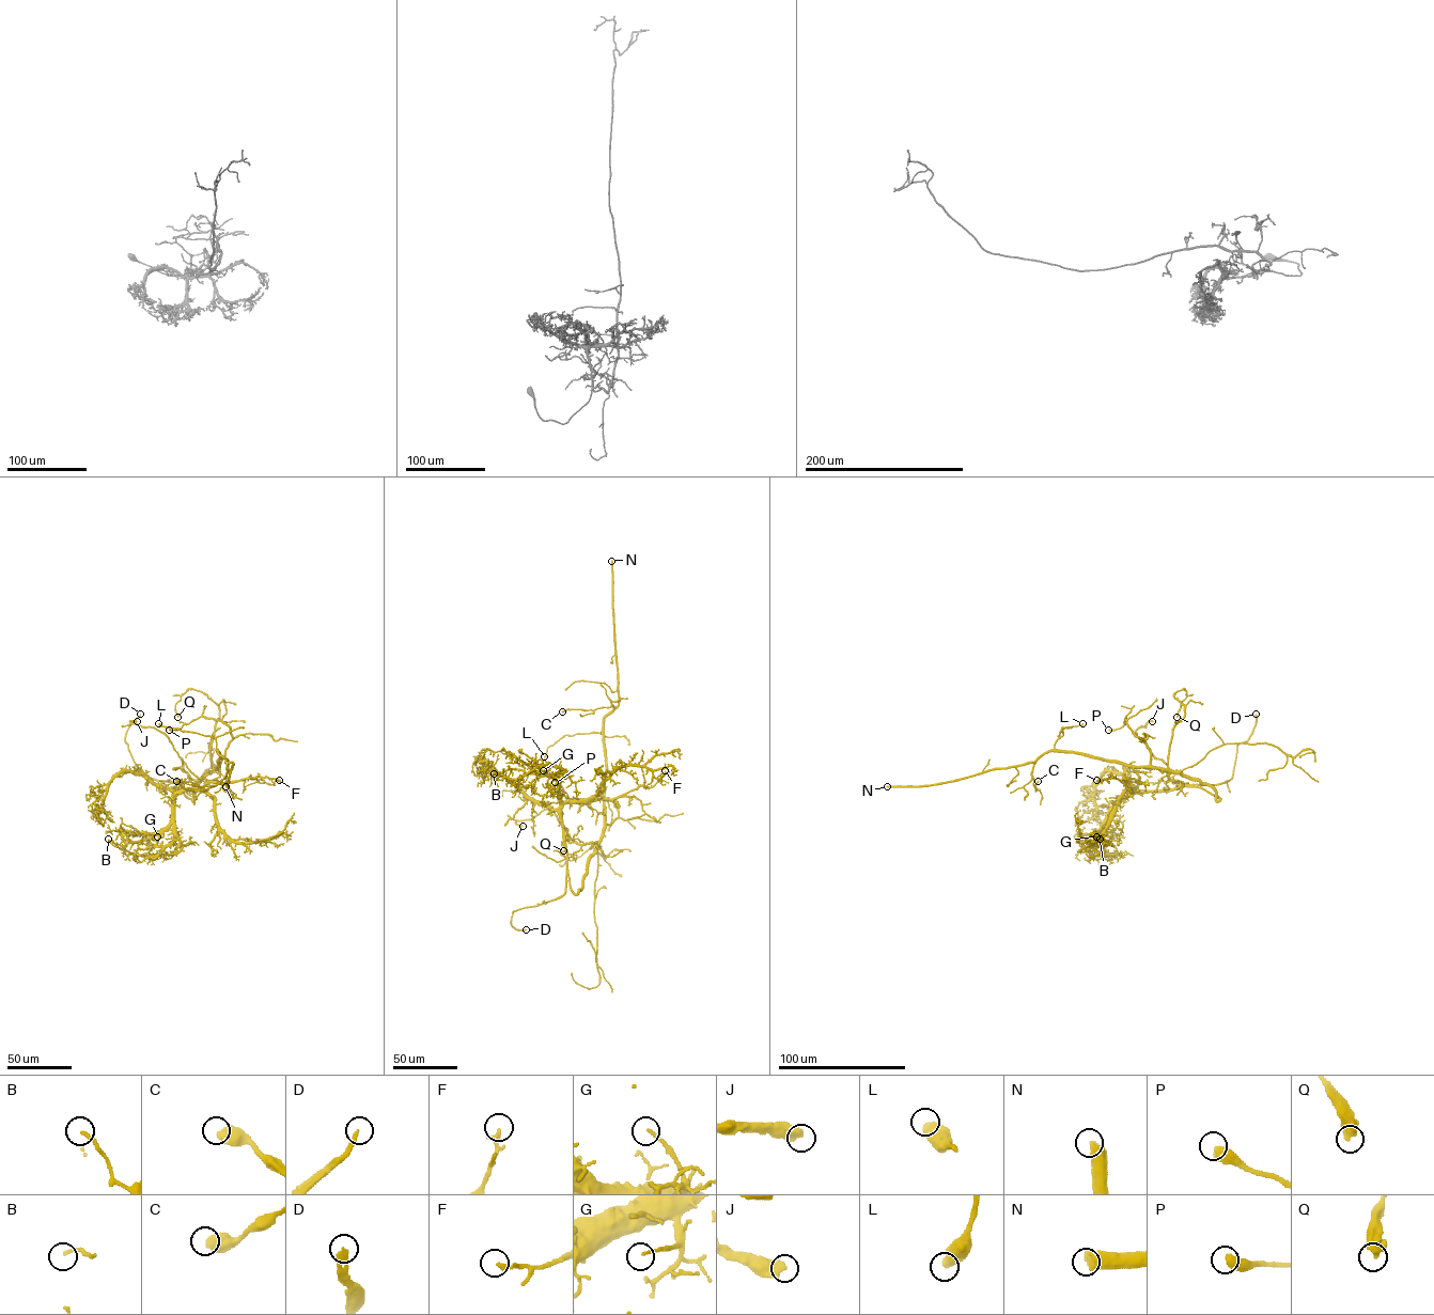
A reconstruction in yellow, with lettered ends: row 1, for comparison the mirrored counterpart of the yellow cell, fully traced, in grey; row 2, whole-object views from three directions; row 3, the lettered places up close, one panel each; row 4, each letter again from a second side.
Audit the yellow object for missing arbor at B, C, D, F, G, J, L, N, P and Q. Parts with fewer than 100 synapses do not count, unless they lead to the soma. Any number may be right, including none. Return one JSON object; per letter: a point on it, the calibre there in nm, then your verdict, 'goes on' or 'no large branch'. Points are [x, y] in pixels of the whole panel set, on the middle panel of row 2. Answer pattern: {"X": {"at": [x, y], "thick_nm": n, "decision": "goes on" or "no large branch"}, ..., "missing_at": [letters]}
{"B": {"at": [494, 773], "thick_nm": 170, "decision": "no large branch"}, "C": {"at": [562, 711], "thick_nm": 650, "decision": "no large branch"}, "D": {"at": [526, 929], "thick_nm": 240, "decision": "goes on"}, "F": {"at": [665, 770], "thick_nm": 190, "decision": "no large branch"}, "G": {"at": [543, 770], "thick_nm": 140, "decision": "no large branch"}, "J": {"at": [523, 826], "thick_nm": 550, "decision": "no large branch"}, "L": {"at": [544, 756], "thick_nm": 550, "decision": "no large branch"}, "N": {"at": [611, 561], "thick_nm": 600, "decision": "goes on"}, "P": {"at": [555, 782], "thick_nm": 550, "decision": "no large branch"}, "Q": {"at": [563, 850], "thick_nm": 600, "decision": "no large branch"}, "missing_at": ["D", "N"]}

